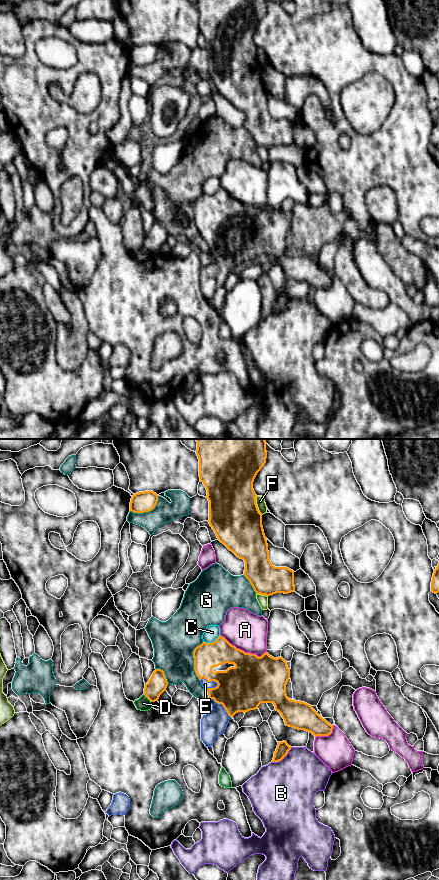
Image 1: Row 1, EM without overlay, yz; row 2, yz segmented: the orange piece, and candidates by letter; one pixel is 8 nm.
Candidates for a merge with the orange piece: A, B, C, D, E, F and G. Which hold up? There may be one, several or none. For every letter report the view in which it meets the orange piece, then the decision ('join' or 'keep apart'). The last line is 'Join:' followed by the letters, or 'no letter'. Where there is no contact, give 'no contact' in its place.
A: contact in yz; keep apart
B: contact in yz; keep apart
C: contact in yz; keep apart
D: contact in yz; keep apart
E: contact in yz; join
F: contact in yz; keep apart
G: contact in yz; keep apart
Join: E

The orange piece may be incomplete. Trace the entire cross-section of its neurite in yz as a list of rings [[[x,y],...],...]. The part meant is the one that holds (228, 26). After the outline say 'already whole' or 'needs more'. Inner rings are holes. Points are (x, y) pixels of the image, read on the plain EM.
[[[197,0],[199,29],[207,42],[209,76],[218,92],[245,114],[244,128],[256,146],[270,148],[295,143],[294,123],[275,119],[269,111],[268,96],[253,41],[257,25],[266,15],[266,0]]] | already whole

